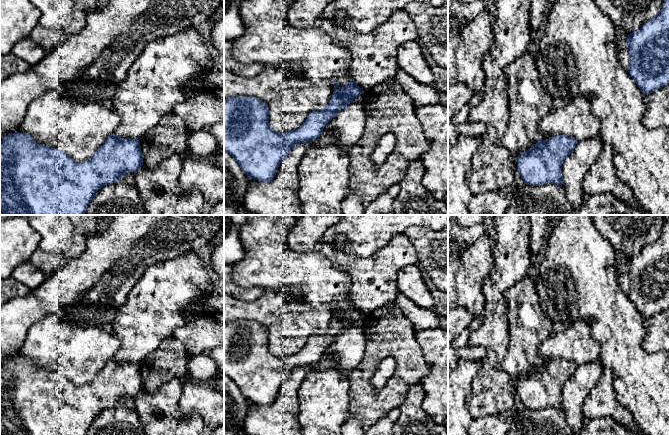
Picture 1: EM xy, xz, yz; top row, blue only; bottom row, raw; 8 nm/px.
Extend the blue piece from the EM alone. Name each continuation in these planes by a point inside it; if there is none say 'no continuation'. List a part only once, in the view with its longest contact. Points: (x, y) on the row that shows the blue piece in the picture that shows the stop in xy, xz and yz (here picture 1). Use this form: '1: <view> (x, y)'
no continuation

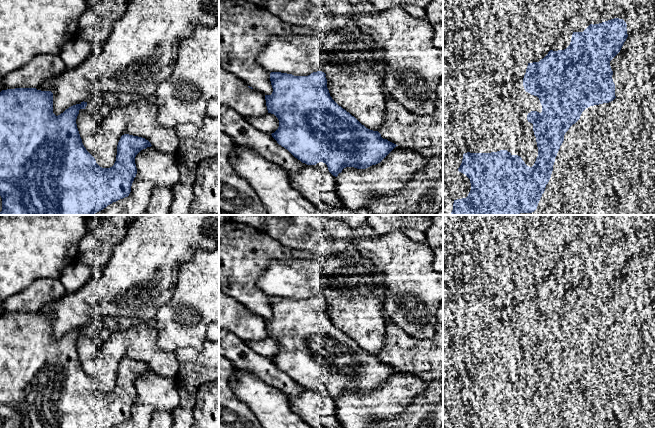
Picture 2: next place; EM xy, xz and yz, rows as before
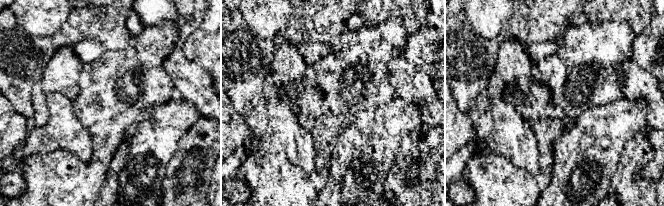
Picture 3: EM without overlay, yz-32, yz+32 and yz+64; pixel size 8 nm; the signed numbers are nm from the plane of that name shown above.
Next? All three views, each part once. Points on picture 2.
1: yz (527, 103)

